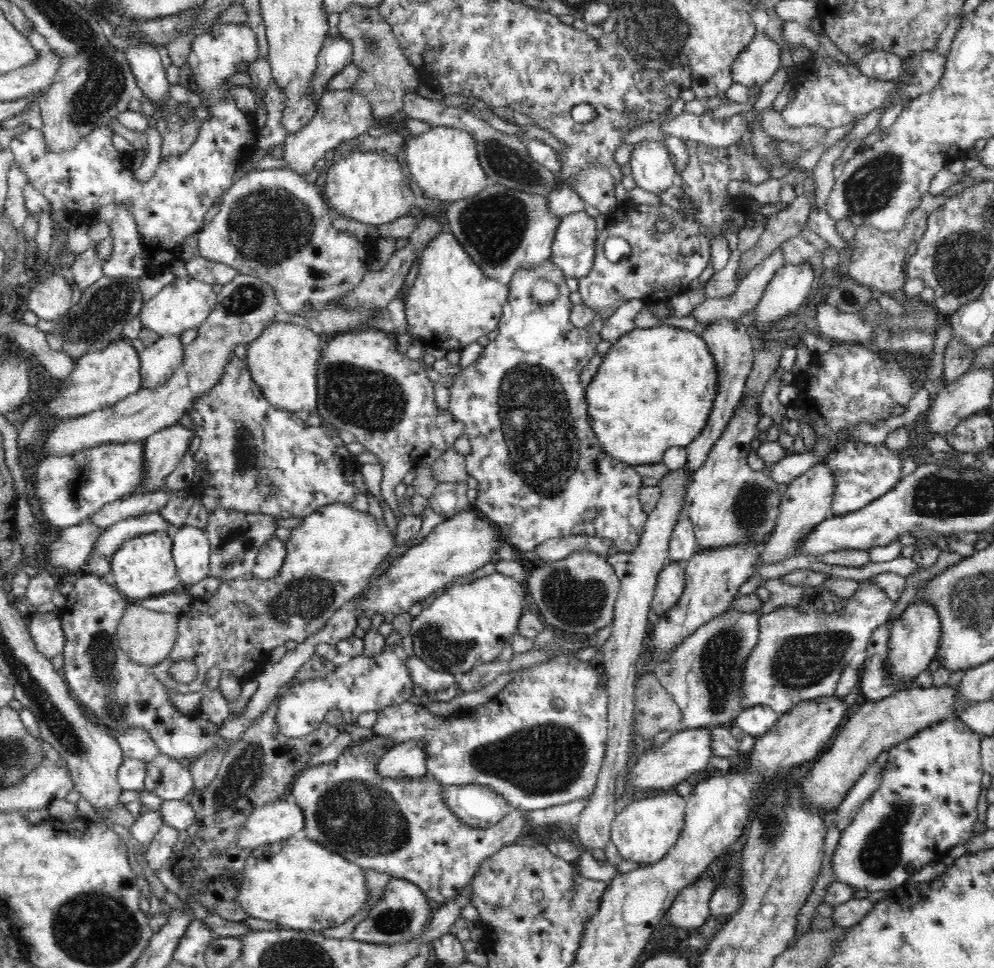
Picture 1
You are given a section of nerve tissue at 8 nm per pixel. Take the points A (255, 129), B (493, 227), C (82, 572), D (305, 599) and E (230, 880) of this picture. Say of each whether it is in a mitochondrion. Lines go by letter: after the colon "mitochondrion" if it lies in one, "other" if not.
A: other
B: mitochondrion
C: other
D: mitochondrion
E: mitochondrion

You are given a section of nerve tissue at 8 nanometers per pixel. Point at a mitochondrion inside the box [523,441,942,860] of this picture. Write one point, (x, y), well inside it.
(803, 661)

